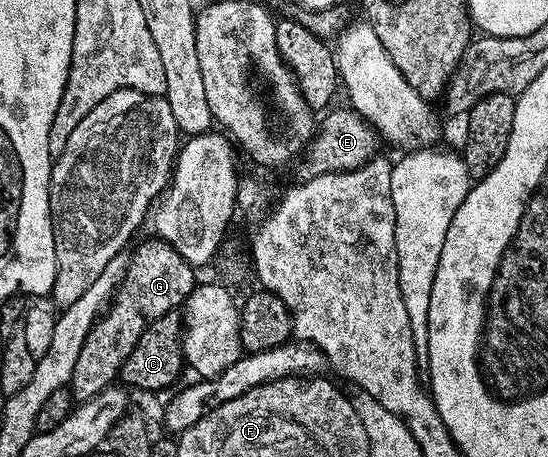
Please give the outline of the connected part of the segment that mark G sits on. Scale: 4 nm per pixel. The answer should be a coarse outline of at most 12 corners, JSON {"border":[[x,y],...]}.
{"border":[[158,239],[130,250],[77,355],[76,402],[112,388],[137,339],[195,290]]}

